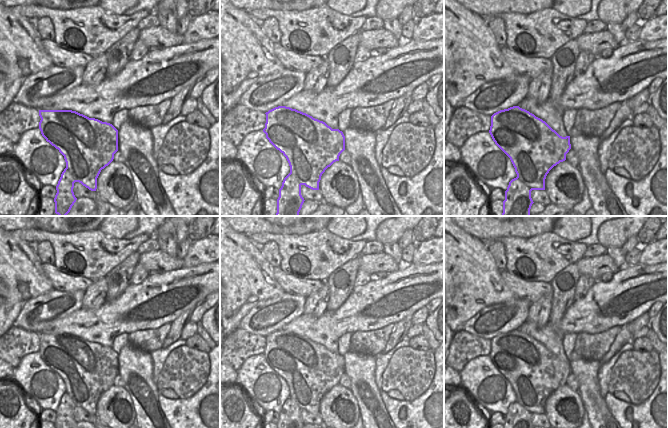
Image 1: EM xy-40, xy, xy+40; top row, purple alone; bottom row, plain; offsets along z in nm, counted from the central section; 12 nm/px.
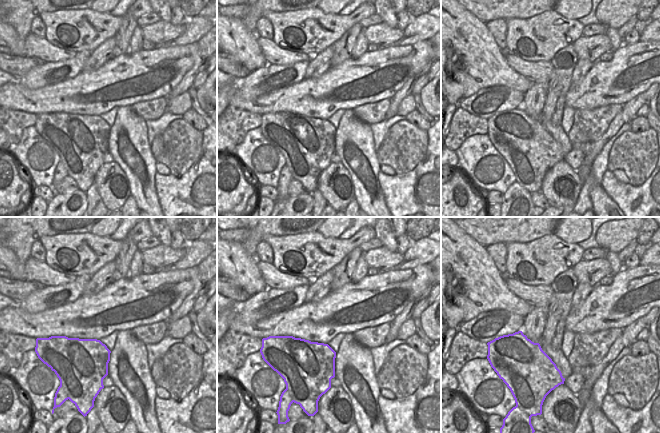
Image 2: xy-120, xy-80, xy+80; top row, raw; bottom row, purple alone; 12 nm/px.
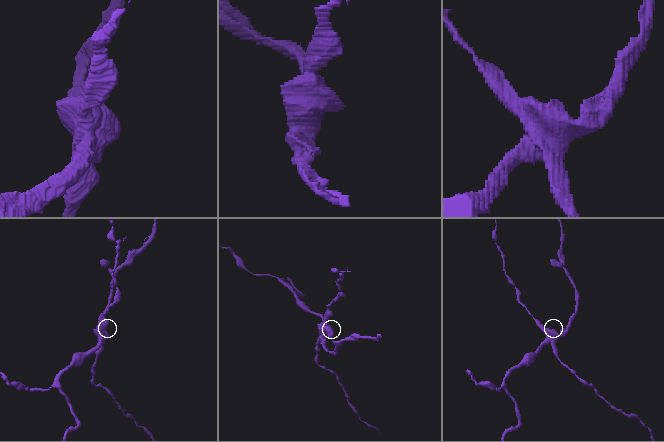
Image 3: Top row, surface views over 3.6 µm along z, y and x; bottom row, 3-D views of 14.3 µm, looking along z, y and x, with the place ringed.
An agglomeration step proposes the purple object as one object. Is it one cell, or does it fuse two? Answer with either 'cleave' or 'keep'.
cleave

